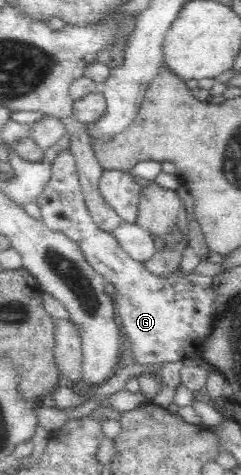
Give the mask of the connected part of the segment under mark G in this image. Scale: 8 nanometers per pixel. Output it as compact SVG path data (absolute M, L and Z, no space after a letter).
M69 149L59 151L57 157L54 158L50 181L35 199L35 202L40 208L41 219L46 224L46 227L49 227L52 231L63 233L74 243L77 243L82 255L92 266L92 269L99 273L103 279L113 283L114 288L116 288L113 297L115 312L117 313L120 328L124 330L124 336L131 342L134 364L142 365L148 370L148 367L159 368L164 363L182 362L186 359L196 361L202 358L202 347L213 331L214 299L209 284L200 280L193 280L183 273L173 272L168 277L156 277L143 264L132 259L123 250L113 232L102 231L95 224L88 211L76 169L76 162Z

